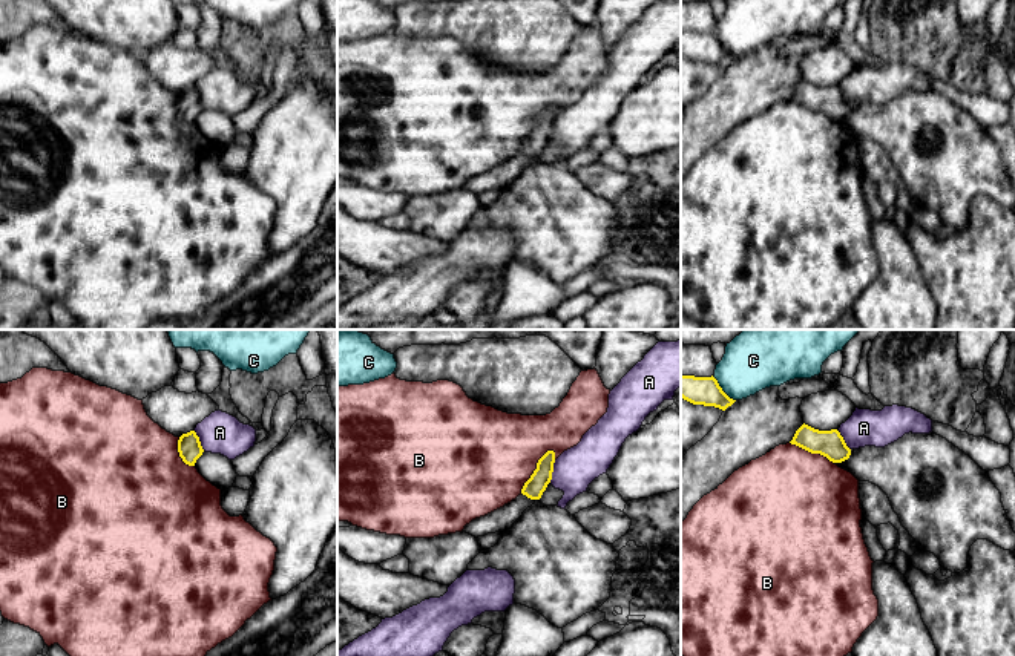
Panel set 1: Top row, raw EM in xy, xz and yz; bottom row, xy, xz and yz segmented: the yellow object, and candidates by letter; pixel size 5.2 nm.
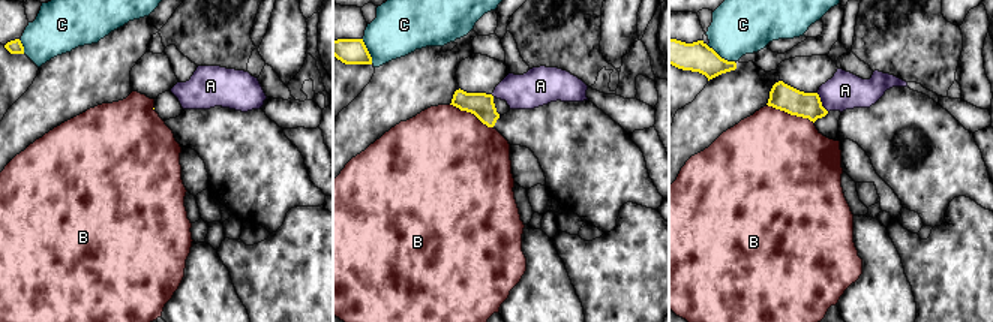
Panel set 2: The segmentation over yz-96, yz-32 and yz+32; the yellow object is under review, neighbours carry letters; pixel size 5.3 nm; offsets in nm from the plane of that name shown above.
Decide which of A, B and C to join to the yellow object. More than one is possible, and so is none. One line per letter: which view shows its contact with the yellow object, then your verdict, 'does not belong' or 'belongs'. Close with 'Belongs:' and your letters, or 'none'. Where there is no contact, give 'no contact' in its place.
A: meets yellow in xz; does not belong
B: meets yellow in xz; does not belong
C: meets yellow in yz; does not belong
Belongs: none

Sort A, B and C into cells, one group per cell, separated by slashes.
A / B / C

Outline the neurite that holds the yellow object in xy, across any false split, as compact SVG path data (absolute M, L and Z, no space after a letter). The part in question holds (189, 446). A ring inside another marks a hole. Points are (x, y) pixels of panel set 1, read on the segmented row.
M195 431L182 434L178 440L178 452L182 461L189 466L195 466L196 460L202 455L199 437Z

